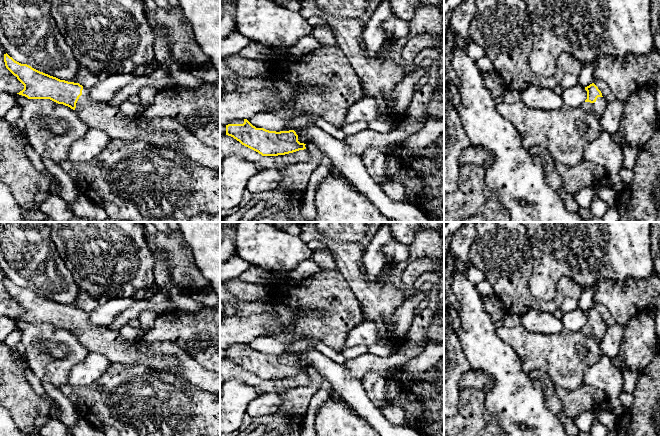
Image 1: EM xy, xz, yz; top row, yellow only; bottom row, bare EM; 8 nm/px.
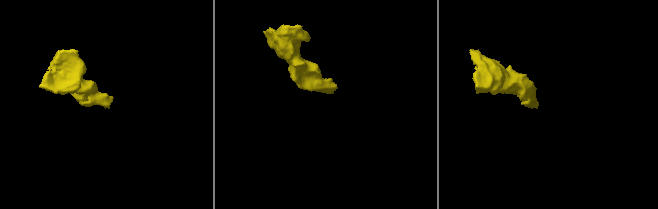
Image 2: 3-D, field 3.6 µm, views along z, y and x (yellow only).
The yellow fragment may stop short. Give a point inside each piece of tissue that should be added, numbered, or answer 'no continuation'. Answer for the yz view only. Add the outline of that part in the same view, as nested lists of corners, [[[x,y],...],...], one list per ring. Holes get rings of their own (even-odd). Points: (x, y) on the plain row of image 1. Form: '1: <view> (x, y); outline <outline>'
1: yz (598, 331); outline [[[598,321],[594,327],[584,326],[580,331],[585,335],[595,337],[597,340],[601,340],[607,330],[607,325],[604,321]]]

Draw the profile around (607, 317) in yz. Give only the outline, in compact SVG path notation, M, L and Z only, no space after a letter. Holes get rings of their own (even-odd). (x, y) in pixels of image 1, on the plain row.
M594 304L594 308L601 315L602 320L607 326L611 326L614 323L616 323L612 314L609 312L609 310L605 306L603 306L602 304Z

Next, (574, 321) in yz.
M577 308L576 310L565 312L561 319L563 329L571 332L580 331L587 323L585 311Z

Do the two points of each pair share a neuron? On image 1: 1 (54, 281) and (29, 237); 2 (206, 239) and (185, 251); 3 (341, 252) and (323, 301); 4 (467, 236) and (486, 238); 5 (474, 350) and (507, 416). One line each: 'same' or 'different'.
1: same
2: different
3: different
4: different
5: same

